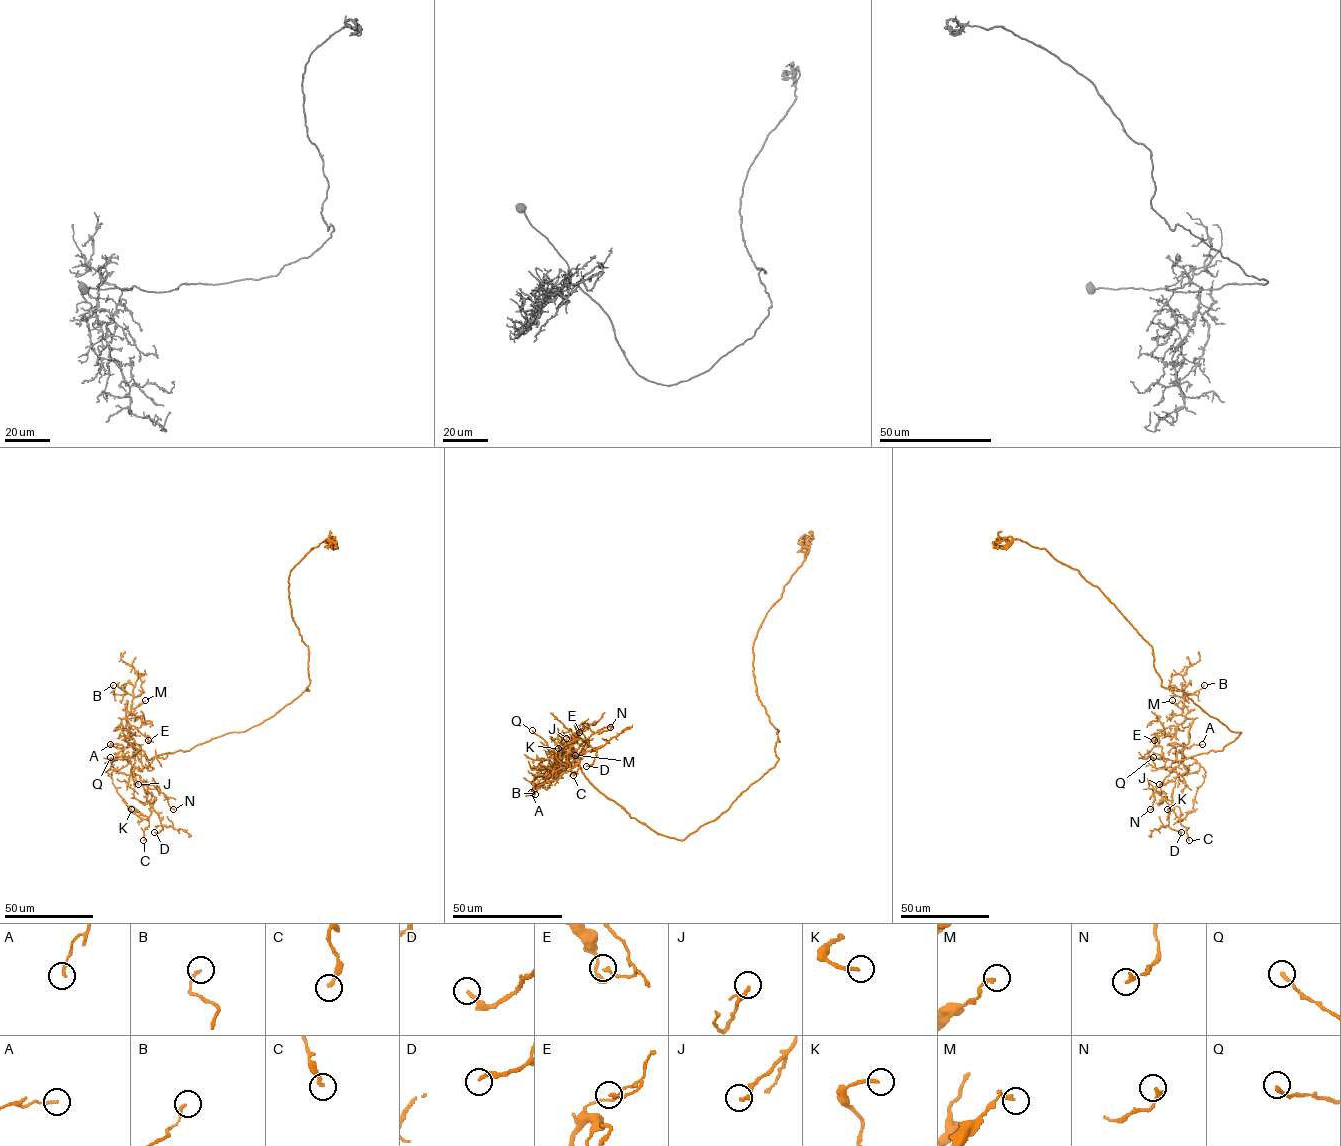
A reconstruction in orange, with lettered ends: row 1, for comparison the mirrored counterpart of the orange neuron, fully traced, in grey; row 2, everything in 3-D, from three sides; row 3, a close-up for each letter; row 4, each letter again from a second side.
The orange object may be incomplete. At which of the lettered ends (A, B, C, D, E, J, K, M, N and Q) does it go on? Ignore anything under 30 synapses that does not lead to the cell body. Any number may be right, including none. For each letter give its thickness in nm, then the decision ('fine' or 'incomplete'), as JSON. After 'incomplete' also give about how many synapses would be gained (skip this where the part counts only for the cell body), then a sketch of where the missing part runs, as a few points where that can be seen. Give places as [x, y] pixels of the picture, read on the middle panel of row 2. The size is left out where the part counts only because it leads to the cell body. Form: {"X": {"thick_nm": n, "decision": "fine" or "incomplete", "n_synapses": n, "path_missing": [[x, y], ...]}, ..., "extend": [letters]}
{"A": {"thick_nm": 140, "decision": "fine"}, "B": {"thick_nm": 170, "decision": "fine"}, "C": {"thick_nm": 240, "decision": "fine"}, "D": {"thick_nm": 200, "decision": "fine"}, "E": {"thick_nm": 160, "decision": "fine"}, "J": {"thick_nm": 190, "decision": "fine"}, "K": {"thick_nm": 190, "decision": "fine"}, "M": {"thick_nm": 200, "decision": "fine"}, "N": {"thick_nm": 200, "decision": "fine"}, "Q": {"thick_nm": 200, "decision": "fine"}, "extend": []}

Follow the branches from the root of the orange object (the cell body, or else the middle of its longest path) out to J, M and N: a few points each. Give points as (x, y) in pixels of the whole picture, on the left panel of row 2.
J: (274, 715), (243, 732), (225, 733), (189, 750), (163, 753), (147, 760), (139, 750), (127, 757), (138, 784)
M: (274, 715), (243, 732), (147, 760), (142, 750), (126, 741), (121, 722), (145, 700)
N: (274, 715), (189, 750), (147, 760), (140, 750), (131, 770), (156, 786), (173, 809)

